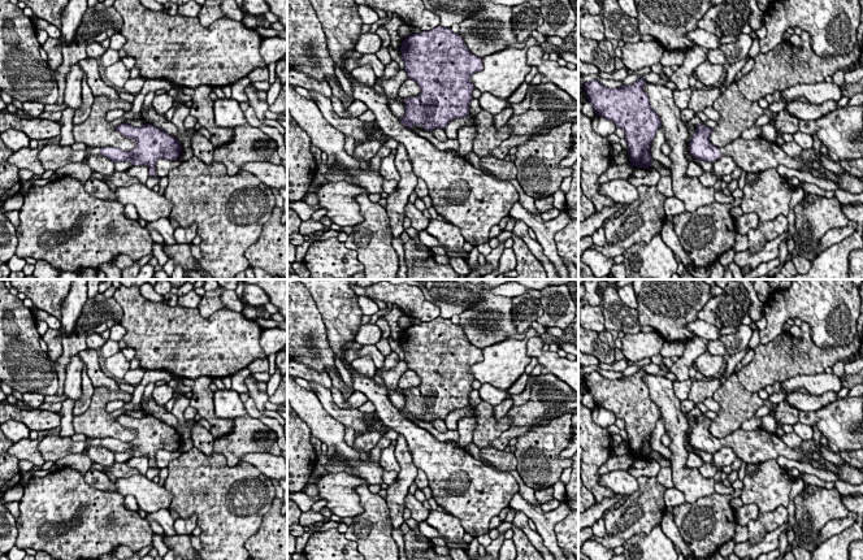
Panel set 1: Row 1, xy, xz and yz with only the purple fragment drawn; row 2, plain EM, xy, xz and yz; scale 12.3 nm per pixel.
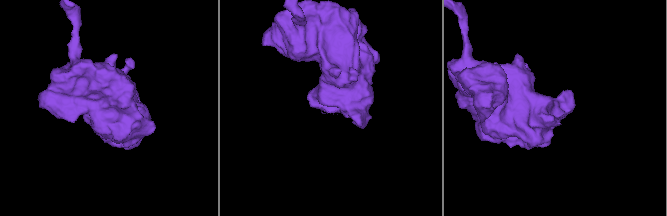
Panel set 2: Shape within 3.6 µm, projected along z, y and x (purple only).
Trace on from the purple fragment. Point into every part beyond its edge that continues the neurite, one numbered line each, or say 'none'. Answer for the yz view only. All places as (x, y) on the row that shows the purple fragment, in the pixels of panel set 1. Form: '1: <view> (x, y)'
1: yz (757, 155)

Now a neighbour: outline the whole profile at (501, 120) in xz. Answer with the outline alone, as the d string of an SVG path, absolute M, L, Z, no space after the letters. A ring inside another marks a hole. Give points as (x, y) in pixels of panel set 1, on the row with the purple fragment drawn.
M508 104L507 108L504 110L502 110L500 113L498 114L494 114L494 126L496 129L500 129L503 126L507 125L508 120L513 116L513 112L512 112L512 104Z

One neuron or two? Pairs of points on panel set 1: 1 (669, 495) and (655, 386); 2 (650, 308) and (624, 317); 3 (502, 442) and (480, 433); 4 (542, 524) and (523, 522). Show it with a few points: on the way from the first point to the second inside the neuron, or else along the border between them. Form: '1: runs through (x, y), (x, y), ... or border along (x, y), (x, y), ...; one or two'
1: border along (675, 486), (685, 500); two
2: border along (636, 309), (641, 325); two
3: border along (511, 425), (489, 445); two
4: border along (517, 511), (521, 511), (529, 519); two

